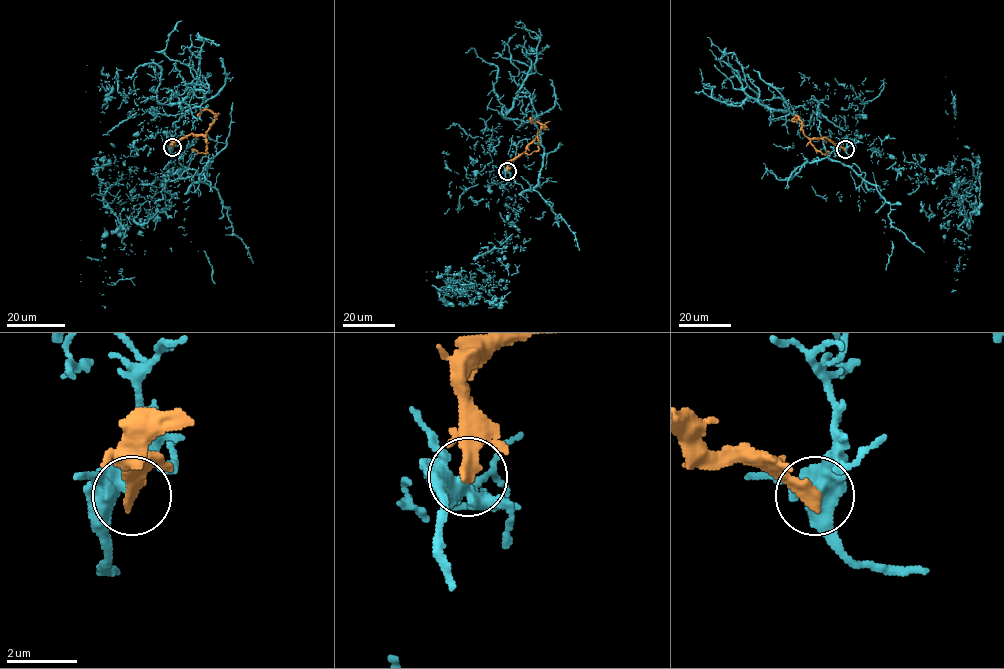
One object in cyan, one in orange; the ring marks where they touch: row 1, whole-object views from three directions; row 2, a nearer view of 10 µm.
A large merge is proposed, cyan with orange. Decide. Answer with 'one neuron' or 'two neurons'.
two neurons

